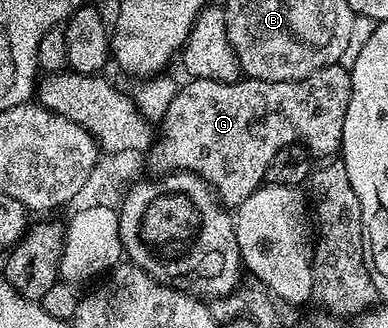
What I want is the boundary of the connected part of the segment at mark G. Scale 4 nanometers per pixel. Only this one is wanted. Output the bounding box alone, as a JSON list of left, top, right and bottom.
[147,64,351,208]

